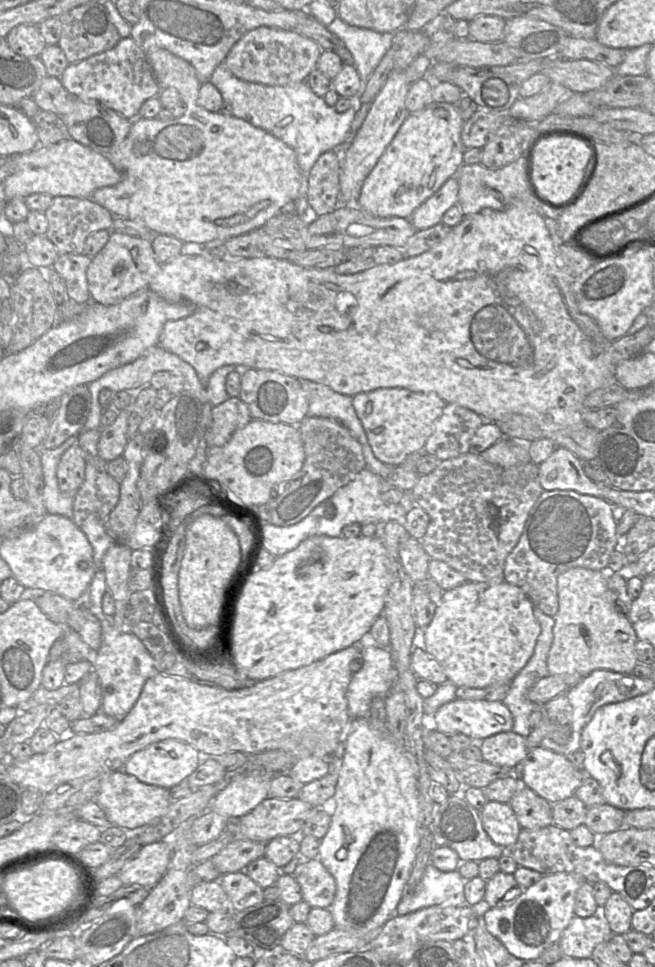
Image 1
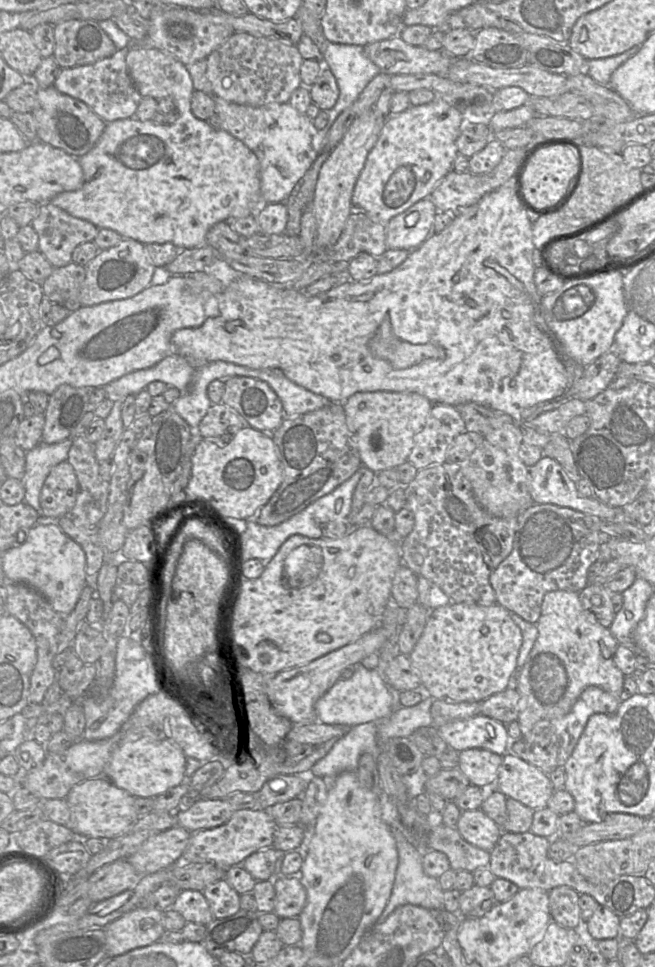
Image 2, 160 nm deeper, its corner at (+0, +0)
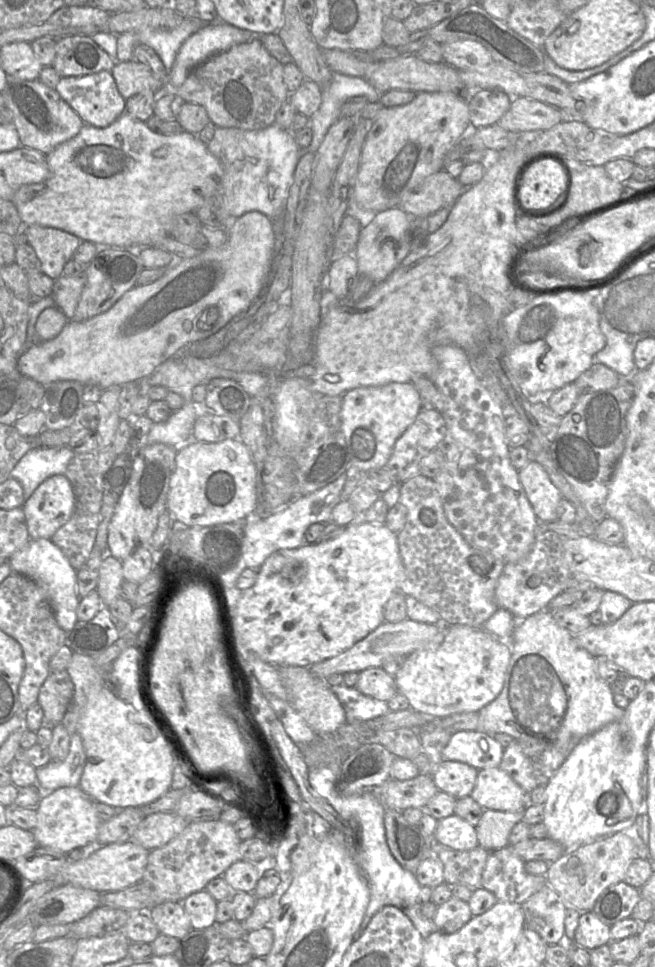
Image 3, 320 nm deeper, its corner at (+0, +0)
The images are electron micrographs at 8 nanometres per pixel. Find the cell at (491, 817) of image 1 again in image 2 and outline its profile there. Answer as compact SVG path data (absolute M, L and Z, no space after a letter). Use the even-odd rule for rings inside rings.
M481 809L463 811L455 827L465 841L487 851L493 849L504 833Z

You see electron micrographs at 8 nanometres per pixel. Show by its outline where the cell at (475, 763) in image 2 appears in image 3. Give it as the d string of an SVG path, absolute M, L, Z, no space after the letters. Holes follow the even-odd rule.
M443 760L435 768L432 778L439 791L458 799L471 794L478 771L466 763Z

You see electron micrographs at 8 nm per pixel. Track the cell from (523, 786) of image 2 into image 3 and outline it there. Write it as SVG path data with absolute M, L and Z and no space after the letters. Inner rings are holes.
M494 767L478 771L470 796L485 810L523 811L526 794L510 775Z

